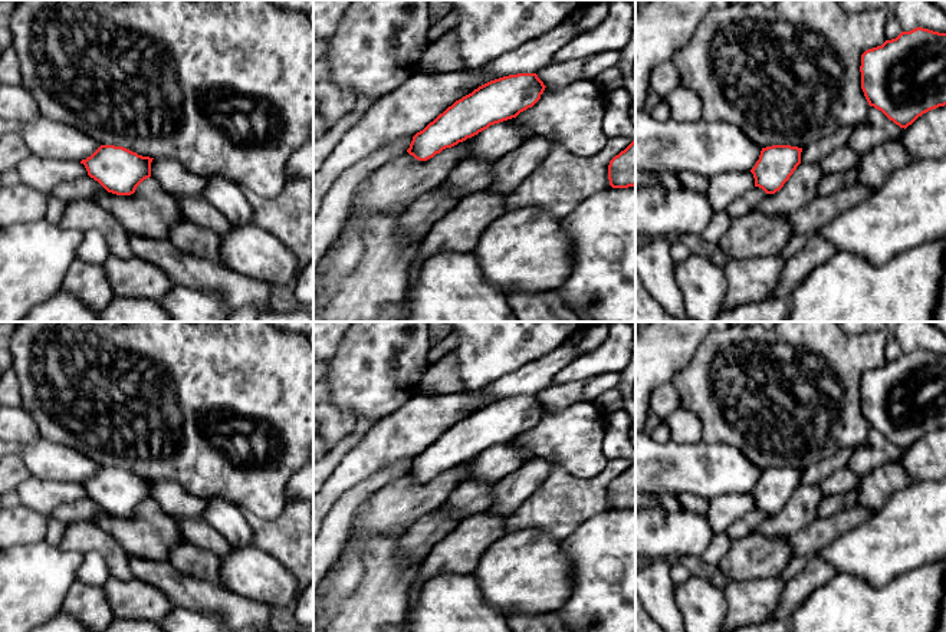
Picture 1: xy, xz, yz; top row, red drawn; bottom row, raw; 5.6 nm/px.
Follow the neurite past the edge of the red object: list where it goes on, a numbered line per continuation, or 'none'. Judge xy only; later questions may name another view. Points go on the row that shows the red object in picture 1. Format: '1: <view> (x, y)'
none

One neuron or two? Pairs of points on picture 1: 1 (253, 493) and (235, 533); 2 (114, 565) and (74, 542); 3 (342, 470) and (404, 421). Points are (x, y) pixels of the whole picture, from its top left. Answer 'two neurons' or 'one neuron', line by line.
1: two neurons
2: one neuron
3: one neuron

